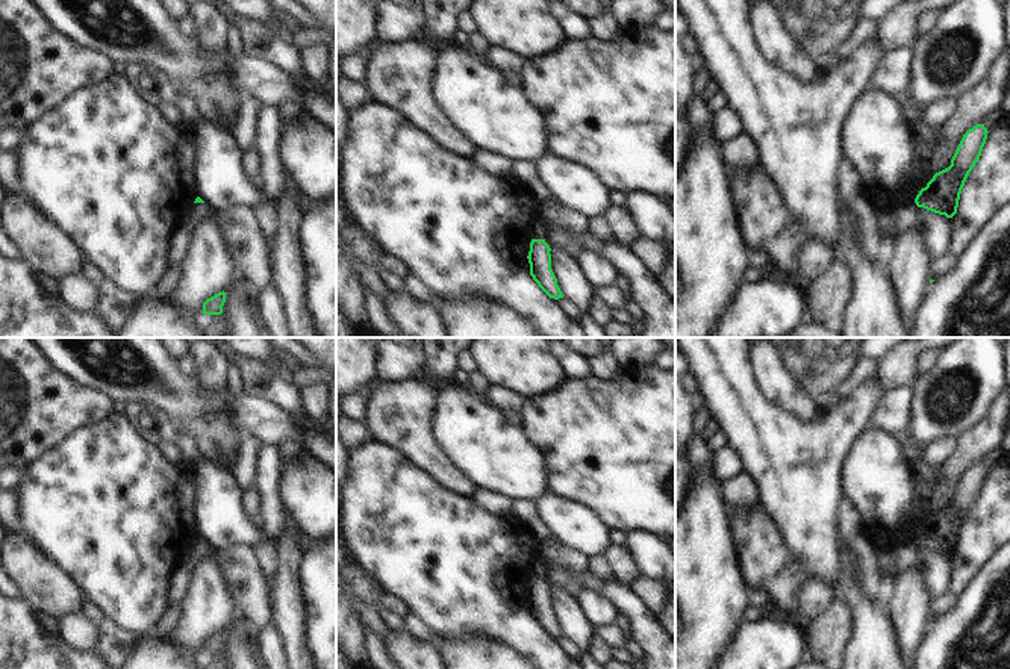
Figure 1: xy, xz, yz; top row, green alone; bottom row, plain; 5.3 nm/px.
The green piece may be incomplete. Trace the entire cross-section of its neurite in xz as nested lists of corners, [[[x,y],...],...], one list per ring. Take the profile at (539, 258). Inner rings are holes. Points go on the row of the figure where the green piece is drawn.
[[[531,239],[528,251],[530,275],[538,286],[554,300],[563,298],[557,278],[551,269],[551,248],[545,239]]]

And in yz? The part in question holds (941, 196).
[[[977,124],[963,135],[951,165],[936,173],[916,195],[915,203],[918,207],[946,218],[952,218],[957,213],[962,189],[981,156],[987,133],[984,124]]]

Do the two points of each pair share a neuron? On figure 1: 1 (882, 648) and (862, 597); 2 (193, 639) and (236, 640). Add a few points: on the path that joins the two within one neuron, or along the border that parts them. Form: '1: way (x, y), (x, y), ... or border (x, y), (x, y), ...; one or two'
1: way (874, 636), (872, 618), (865, 609); one
2: border (236, 615), (224, 630); two

